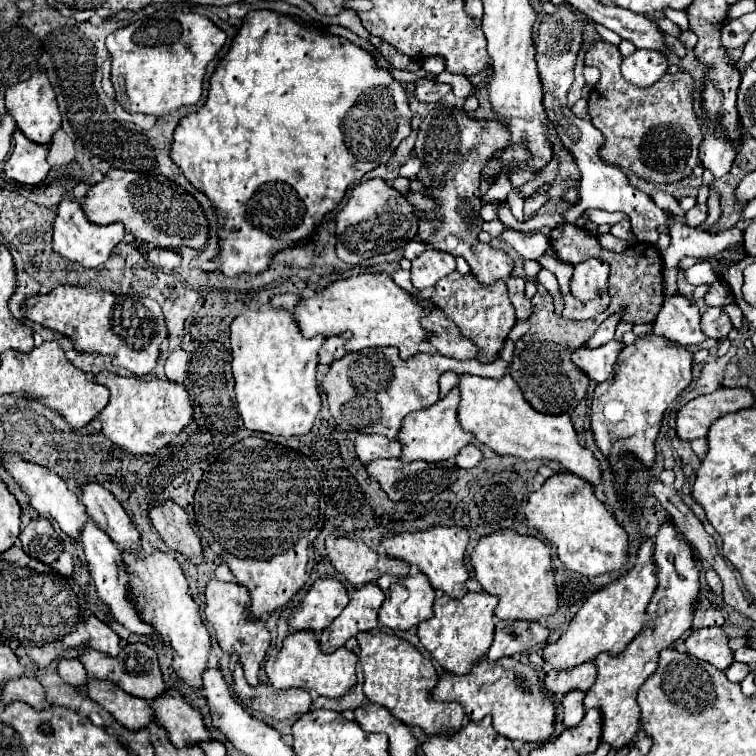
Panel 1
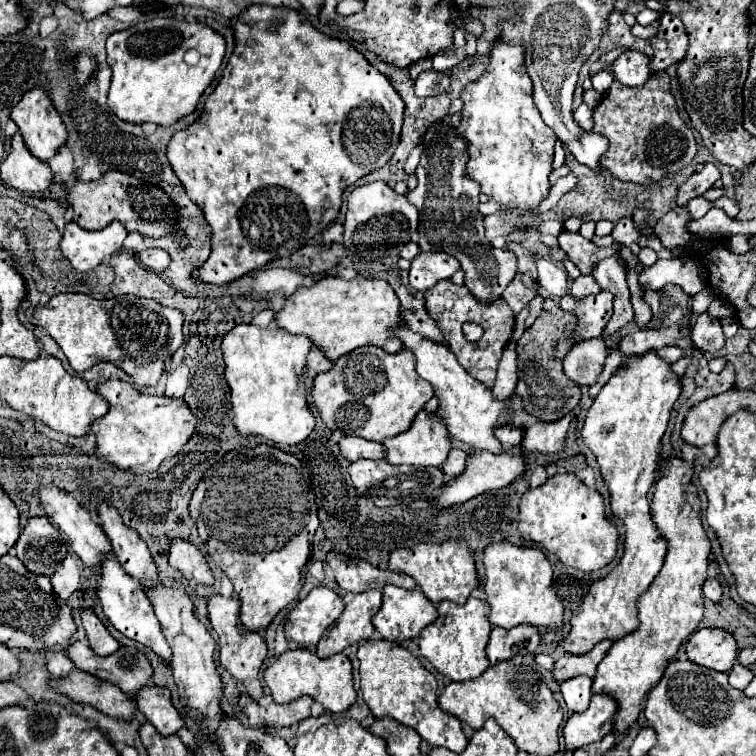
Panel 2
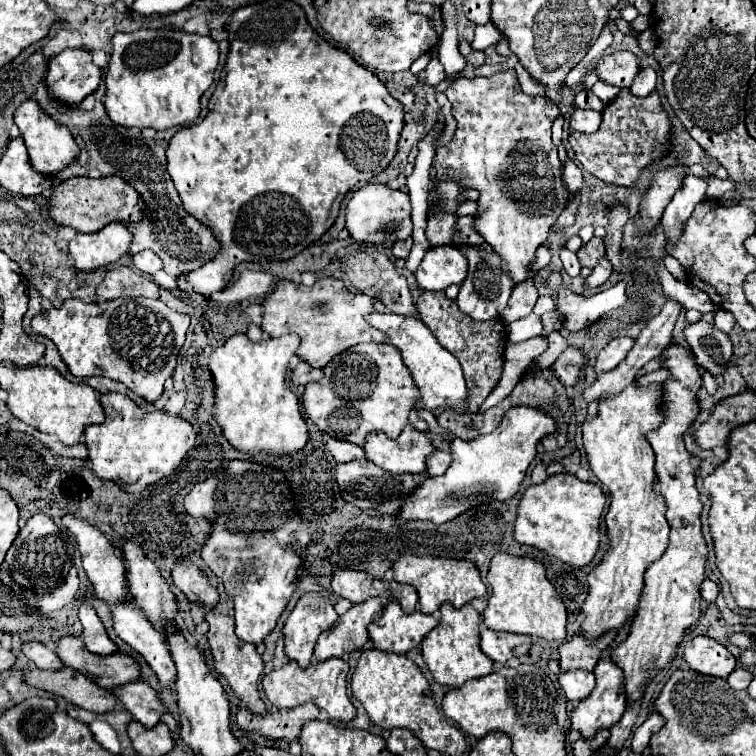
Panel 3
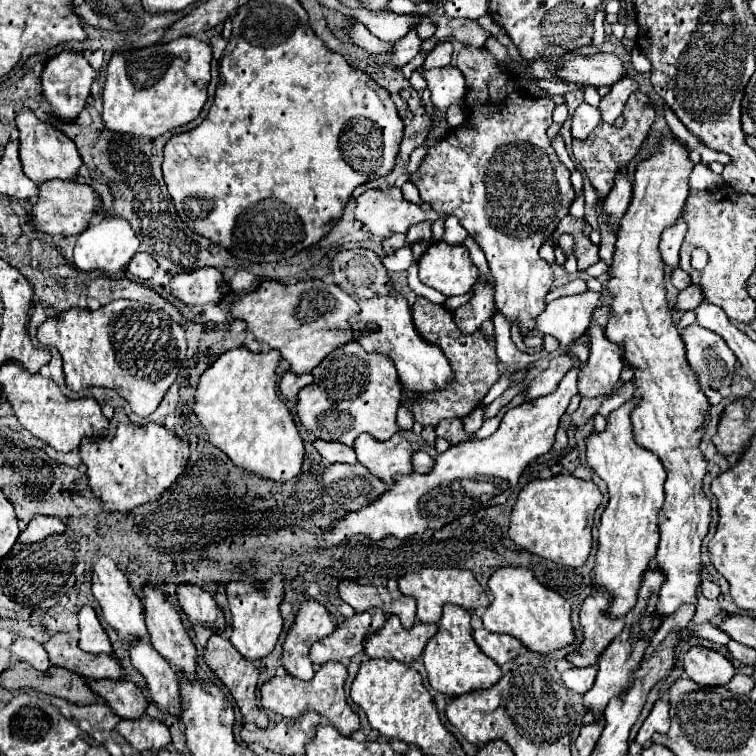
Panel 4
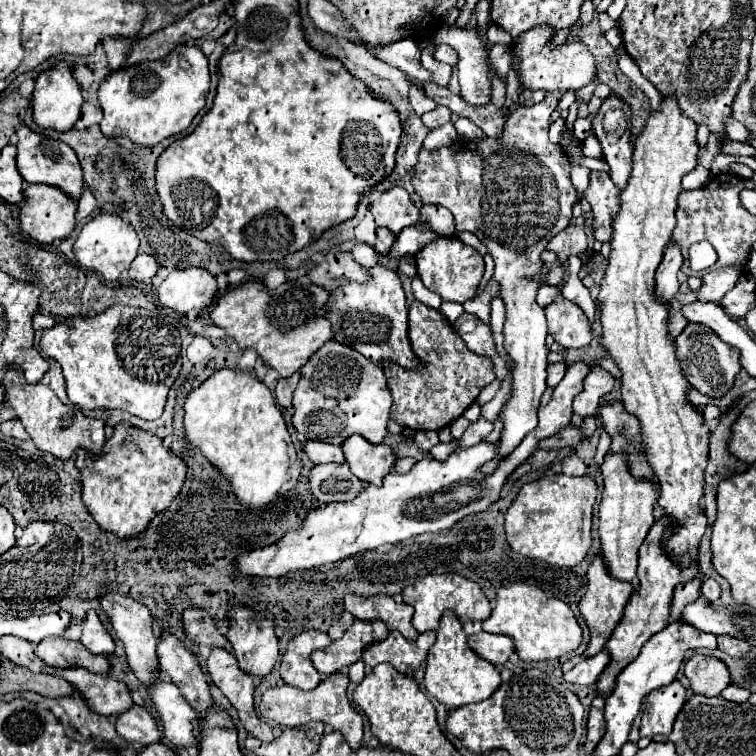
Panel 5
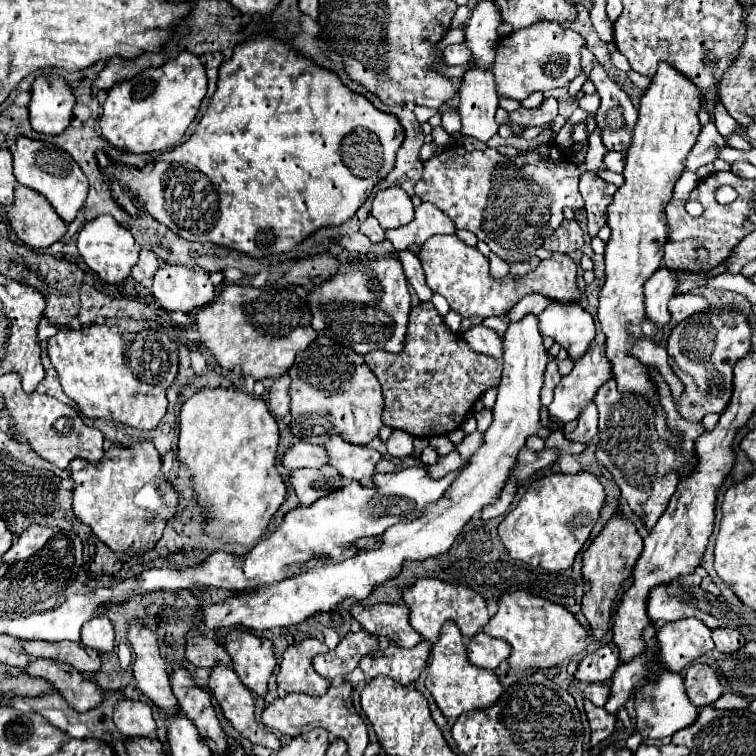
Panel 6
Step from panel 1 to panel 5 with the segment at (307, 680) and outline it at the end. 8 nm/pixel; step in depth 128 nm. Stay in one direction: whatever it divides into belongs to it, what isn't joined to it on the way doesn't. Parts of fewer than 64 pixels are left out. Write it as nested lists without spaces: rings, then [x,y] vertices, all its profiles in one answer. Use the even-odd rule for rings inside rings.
[[[334,672],[328,678],[324,678],[316,688],[312,690],[300,690],[296,686],[274,686],[268,688],[262,694],[262,702],[260,702],[260,716],[266,720],[274,720],[280,726],[304,726],[312,720],[322,720],[324,724],[330,724],[334,730],[340,730],[346,738],[346,742],[352,746],[352,750],[356,750],[362,742],[362,716],[350,706],[348,698],[346,698],[346,688],[348,688],[348,676],[342,672]]]

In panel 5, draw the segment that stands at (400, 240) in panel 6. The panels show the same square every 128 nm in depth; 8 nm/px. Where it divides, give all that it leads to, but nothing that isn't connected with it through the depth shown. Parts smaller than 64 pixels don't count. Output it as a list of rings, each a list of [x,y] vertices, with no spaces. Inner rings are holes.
[[[423,205],[420,209],[420,220],[427,222],[440,236],[452,236],[456,231],[452,213],[442,206]]]

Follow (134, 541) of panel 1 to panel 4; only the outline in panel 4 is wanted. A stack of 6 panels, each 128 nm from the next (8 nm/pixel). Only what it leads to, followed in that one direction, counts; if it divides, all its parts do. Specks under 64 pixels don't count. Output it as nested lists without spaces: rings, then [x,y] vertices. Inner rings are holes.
[[[144,584],[142,586],[142,606],[144,606],[144,616],[146,616],[146,626],[148,626],[148,634],[150,634],[150,644],[178,670],[184,672],[190,680],[196,678],[196,648],[190,640],[188,630],[184,628],[182,620],[180,620],[180,612],[170,604],[170,600],[166,598],[166,594],[162,590],[158,590],[156,584]]]

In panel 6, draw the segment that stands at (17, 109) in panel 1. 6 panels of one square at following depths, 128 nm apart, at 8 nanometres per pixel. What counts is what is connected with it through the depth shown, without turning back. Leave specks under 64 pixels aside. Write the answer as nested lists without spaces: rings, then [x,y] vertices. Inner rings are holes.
[[[18,136],[16,150],[14,150],[14,176],[22,186],[28,186],[40,192],[42,196],[46,196],[64,222],[72,222],[78,210],[82,208],[82,204],[86,202],[88,178],[84,176],[84,172],[80,170],[80,166],[74,162],[74,158],[68,152],[48,142]]]

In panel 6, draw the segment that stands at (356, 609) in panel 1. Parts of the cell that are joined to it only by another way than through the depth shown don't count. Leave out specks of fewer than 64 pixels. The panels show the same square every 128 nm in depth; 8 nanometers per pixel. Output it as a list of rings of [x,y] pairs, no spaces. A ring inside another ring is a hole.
[[[366,630],[348,632],[334,650],[330,650],[328,654],[318,654],[312,662],[320,676],[324,676],[326,680],[334,680],[336,676],[352,672],[362,656],[380,652],[388,644],[390,640],[386,636],[376,636]]]

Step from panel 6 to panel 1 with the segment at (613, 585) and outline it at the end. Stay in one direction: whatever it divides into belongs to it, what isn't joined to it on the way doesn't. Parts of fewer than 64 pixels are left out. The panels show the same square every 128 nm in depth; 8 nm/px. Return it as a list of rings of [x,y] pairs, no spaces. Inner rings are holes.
[[[664,524],[656,534],[654,544],[658,588],[646,610],[646,614],[652,618],[652,626],[644,626],[620,656],[598,656],[594,662],[596,668],[594,664],[582,664],[580,668],[572,668],[572,672],[550,670],[544,676],[546,690],[556,696],[564,696],[572,690],[586,692],[584,710],[596,708],[602,712],[602,742],[610,744],[614,750],[624,748],[636,736],[640,722],[640,706],[636,702],[636,694],[642,682],[656,670],[660,650],[672,646],[672,642],[676,642],[692,626],[692,604],[696,602],[700,590],[698,572],[702,566],[698,564],[698,560],[694,562],[692,546],[684,540],[684,536],[680,536],[680,530],[674,524]]]

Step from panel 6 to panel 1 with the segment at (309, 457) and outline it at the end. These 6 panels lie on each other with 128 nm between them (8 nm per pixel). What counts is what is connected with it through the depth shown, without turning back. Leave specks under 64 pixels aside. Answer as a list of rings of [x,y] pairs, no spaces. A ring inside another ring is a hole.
[[[362,434],[356,438],[356,454],[362,462],[372,462],[378,458],[400,458],[402,444],[398,440],[388,440],[382,434]]]

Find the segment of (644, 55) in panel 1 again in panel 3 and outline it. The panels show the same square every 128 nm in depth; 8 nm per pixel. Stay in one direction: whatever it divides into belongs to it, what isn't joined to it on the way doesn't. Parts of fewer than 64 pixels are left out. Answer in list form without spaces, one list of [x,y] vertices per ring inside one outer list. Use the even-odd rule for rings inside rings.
[[[632,52],[608,54],[596,64],[596,72],[598,72],[600,80],[614,84],[618,88],[622,88],[622,86],[628,88],[640,72],[638,56]]]

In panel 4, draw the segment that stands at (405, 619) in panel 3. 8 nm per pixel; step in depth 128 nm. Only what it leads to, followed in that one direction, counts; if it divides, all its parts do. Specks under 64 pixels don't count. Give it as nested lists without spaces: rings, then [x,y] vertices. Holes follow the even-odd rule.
[[[388,616],[386,624],[364,640],[364,650],[370,658],[394,658],[400,662],[416,660],[428,640],[436,634],[438,624],[414,624],[406,630],[398,616]]]

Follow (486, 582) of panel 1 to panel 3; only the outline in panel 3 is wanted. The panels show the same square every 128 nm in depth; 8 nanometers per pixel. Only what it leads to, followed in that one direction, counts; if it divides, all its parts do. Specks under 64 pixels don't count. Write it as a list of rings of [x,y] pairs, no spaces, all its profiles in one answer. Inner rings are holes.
[[[498,552],[490,562],[488,586],[488,608],[484,610],[482,618],[488,628],[540,636],[544,640],[562,640],[566,636],[566,608],[554,586],[548,582],[542,562]]]

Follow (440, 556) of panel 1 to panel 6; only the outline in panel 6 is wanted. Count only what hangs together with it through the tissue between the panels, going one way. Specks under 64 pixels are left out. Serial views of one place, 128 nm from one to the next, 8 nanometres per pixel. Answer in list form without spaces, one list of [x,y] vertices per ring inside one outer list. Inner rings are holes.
[[[418,578],[410,588],[404,590],[402,598],[404,598],[406,606],[410,608],[412,628],[416,632],[420,632],[430,642],[438,640],[440,628],[442,628],[442,624],[446,620],[454,620],[456,626],[460,628],[460,632],[464,636],[470,636],[470,638],[476,632],[480,632],[490,620],[484,598],[478,592],[474,592],[474,590],[470,590],[466,586],[460,586],[460,584],[450,584],[450,582],[436,580],[436,578]]]

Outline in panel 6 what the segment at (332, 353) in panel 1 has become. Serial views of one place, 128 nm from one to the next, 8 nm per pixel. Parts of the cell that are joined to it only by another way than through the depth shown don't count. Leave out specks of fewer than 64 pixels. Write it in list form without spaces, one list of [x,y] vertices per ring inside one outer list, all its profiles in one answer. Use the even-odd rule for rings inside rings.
[[[284,374],[282,378],[274,380],[274,386],[270,388],[270,400],[268,400],[268,406],[270,406],[270,412],[278,418],[286,416],[290,412],[290,382],[292,378],[288,374]]]

